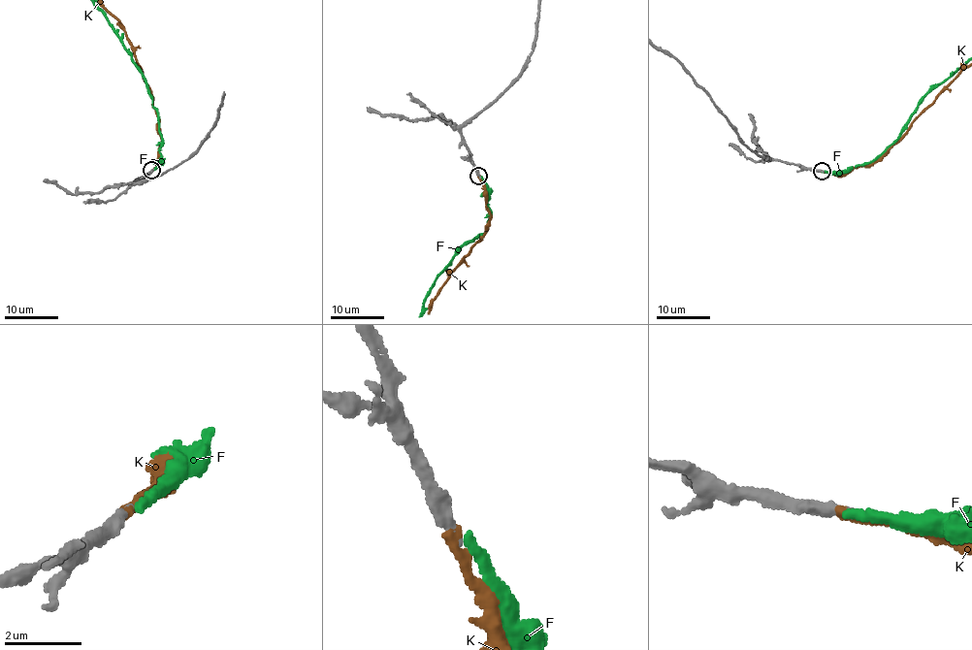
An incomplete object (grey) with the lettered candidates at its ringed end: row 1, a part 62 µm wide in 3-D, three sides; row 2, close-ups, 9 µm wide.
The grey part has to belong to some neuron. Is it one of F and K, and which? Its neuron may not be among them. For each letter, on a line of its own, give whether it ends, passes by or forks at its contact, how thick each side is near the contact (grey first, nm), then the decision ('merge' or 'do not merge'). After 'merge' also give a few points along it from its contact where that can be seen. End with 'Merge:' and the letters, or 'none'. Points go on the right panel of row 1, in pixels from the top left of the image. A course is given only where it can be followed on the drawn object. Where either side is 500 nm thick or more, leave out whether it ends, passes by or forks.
F: it ends there; 240 nm thick on the grey side, 280 nm on the other; do not merge
K: it ends there; 320 nm thick on the grey side, 320 nm on the other; merge
Merge: K

